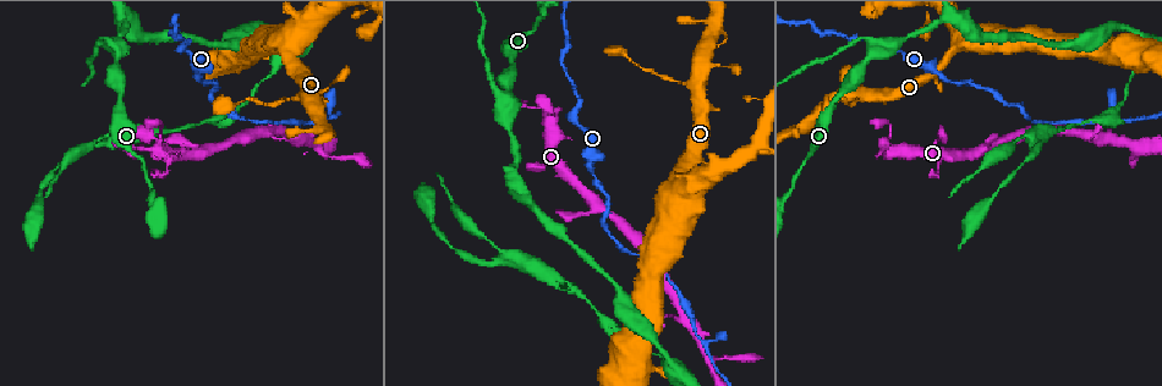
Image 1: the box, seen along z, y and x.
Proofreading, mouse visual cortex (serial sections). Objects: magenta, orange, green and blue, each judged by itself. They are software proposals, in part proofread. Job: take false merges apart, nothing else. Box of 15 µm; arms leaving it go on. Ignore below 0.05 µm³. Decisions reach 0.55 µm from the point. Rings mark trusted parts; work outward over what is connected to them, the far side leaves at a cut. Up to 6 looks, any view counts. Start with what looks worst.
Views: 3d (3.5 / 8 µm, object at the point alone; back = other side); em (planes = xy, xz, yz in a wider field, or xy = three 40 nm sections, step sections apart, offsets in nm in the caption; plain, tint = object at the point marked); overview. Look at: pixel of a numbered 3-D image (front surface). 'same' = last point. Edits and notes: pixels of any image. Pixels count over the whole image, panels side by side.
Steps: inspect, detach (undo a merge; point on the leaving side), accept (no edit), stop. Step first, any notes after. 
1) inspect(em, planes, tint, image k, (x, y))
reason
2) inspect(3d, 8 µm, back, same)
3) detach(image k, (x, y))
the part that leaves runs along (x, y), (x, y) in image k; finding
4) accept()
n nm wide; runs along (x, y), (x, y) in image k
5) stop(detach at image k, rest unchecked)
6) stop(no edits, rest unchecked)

inspect(em, xy, step 5, tint, image 1, (866, 38))
thick turns thin

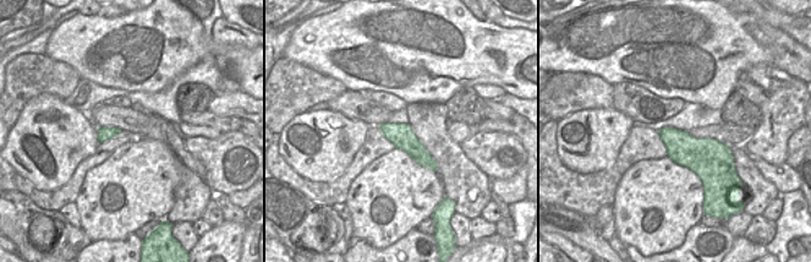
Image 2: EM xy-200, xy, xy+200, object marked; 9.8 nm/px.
inspect(3d, 3.5 µm, same)

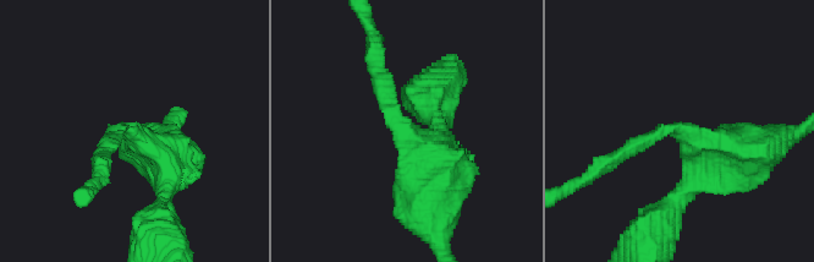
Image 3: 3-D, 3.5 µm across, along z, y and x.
accept()
arms of 200, 400 nm; runs along (383, 127), (399, 134), (433, 167) in image 2; continuous, no second cell

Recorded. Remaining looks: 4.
inspect(3d, 3.5 µm, image 1, (199, 77))
sudden change in width

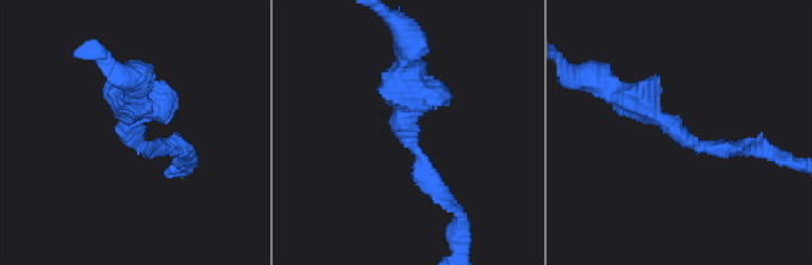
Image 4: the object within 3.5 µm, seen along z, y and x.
inspect(em, xy, step 2, tint, image 4, (678, 127))
arms of 200, 300 nm; need the tissue

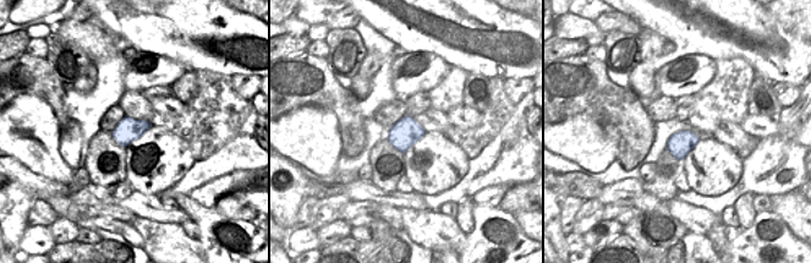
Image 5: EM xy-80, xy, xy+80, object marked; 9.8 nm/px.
accept()
runs along (608, 92), (643, 99), (696, 144), (740, 148) in image 4; one cell here

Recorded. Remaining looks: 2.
inspect(3d, 3.5 µm, back, image 1, (703, 343))
three-way junction

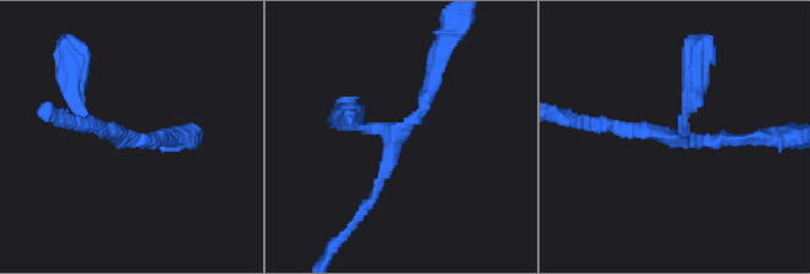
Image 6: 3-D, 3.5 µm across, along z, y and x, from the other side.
inspect(em, xy, step 5, tint, image 6, (680, 136))
now the EM

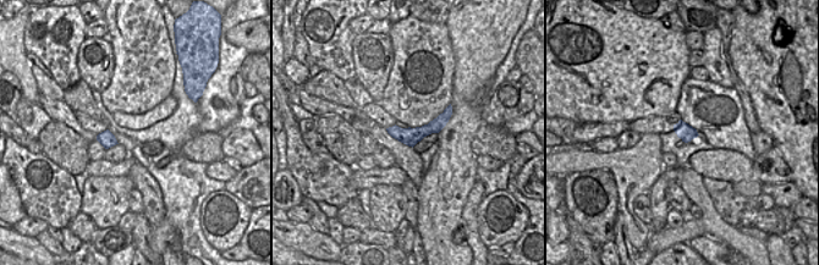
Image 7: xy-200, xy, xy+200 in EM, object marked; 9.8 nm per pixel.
accept()
3 arms; runs along (449, 110), (422, 132), (391, 131) in image 7; continuous, no second cell

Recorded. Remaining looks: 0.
stop(no edits, rest unchecked)

